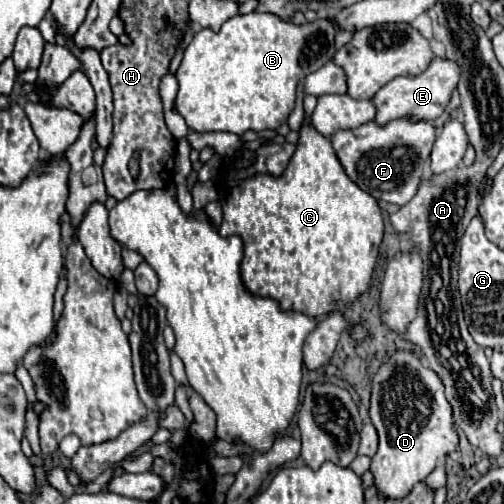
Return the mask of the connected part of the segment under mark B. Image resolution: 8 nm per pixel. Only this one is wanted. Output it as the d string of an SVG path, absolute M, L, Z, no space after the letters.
M251 12L245 16L233 16L221 26L221 32L199 30L189 46L185 48L181 66L177 68L179 92L175 98L175 112L179 112L189 130L205 132L233 132L245 134L247 130L263 132L269 128L279 128L291 114L295 106L295 86L297 78L305 78L309 72L319 70L335 54L333 38L337 34L335 24L329 18L317 18L305 26L293 22L283 22L273 14Z

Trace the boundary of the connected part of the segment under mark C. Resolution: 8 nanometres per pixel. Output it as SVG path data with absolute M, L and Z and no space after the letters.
M311 124L303 126L301 128L301 138L299 138L299 144L297 144L297 150L289 162L289 166L285 168L283 176L281 178L271 178L271 176L253 176L253 178L247 178L243 180L237 188L231 188L227 198L223 200L223 222L219 226L219 234L221 236L239 236L243 240L243 262L241 262L241 280L243 280L243 286L247 292L251 292L253 296L263 296L263 298L273 298L279 302L279 308L281 310L295 310L295 312L303 312L305 316L311 316L315 320L319 318L325 318L327 314L331 312L343 312L343 308L351 306L363 292L369 290L371 286L371 276L373 276L373 268L375 268L375 262L377 262L377 254L379 254L379 244L383 240L384 235L384 222L383 216L381 216L381 208L377 204L377 200L373 196L369 196L367 192L363 192L357 184L353 184L347 174L343 172L335 152L333 152L333 146L331 142L321 136Z

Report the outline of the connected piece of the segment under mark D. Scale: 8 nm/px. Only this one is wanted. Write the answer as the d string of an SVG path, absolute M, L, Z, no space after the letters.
M395 352L389 362L385 362L377 374L373 376L373 388L371 388L371 408L369 416L373 426L379 434L379 450L371 460L371 474L375 478L375 486L379 490L379 496L387 496L393 500L399 500L411 492L411 488L419 482L423 482L433 468L437 466L437 460L441 454L447 454L455 450L459 438L453 426L451 406L445 398L443 384L437 378L437 374L427 368L415 354L411 352Z

